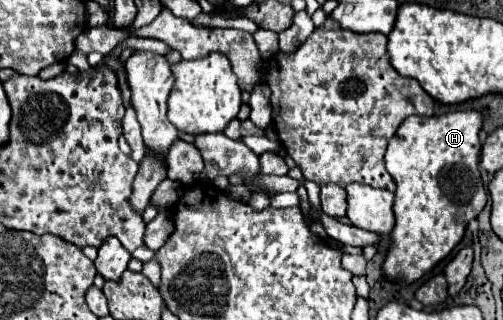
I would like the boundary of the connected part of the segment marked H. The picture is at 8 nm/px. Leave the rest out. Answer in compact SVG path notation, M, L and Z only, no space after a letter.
M454 111L442 117L408 117L388 143L386 169L396 183L394 199L394 231L390 235L390 247L382 263L384 279L392 283L416 283L422 275L430 273L442 259L446 259L452 249L462 241L466 225L478 217L486 205L486 191L478 171L480 163L480 139L482 113L478 111Z

